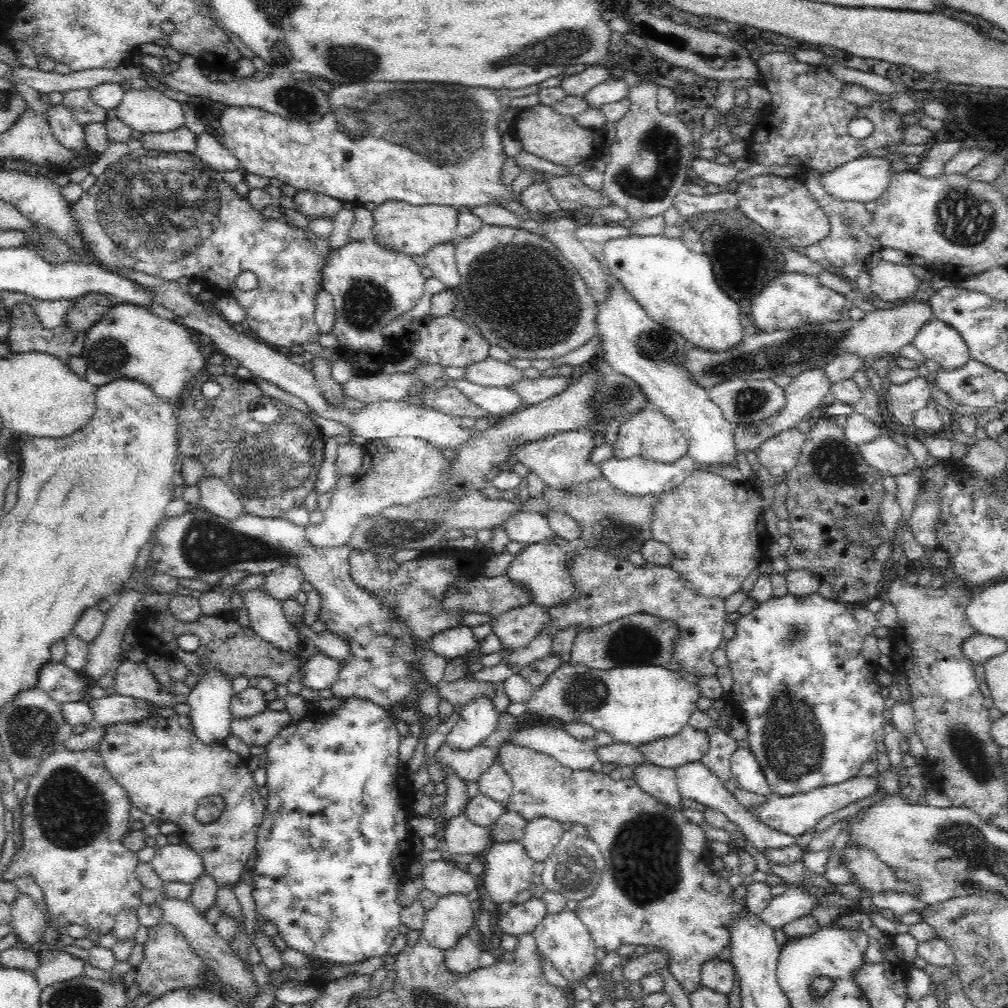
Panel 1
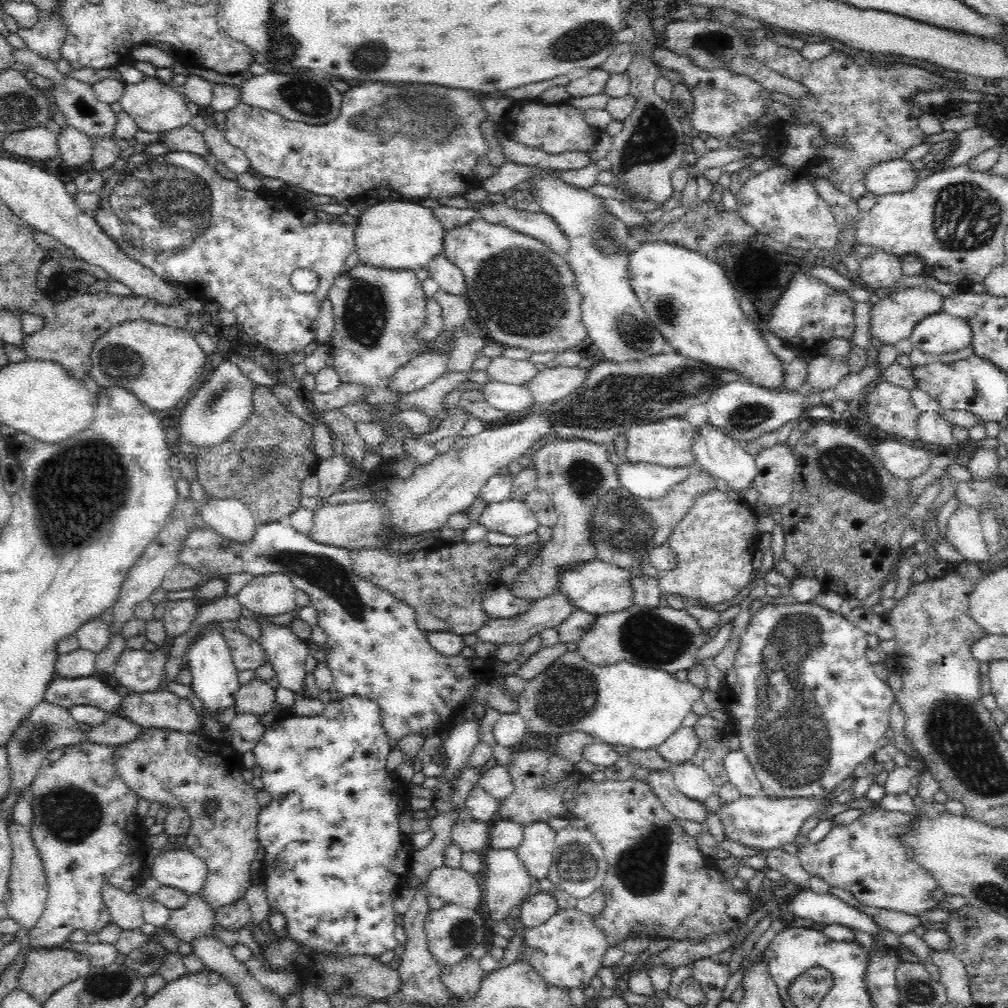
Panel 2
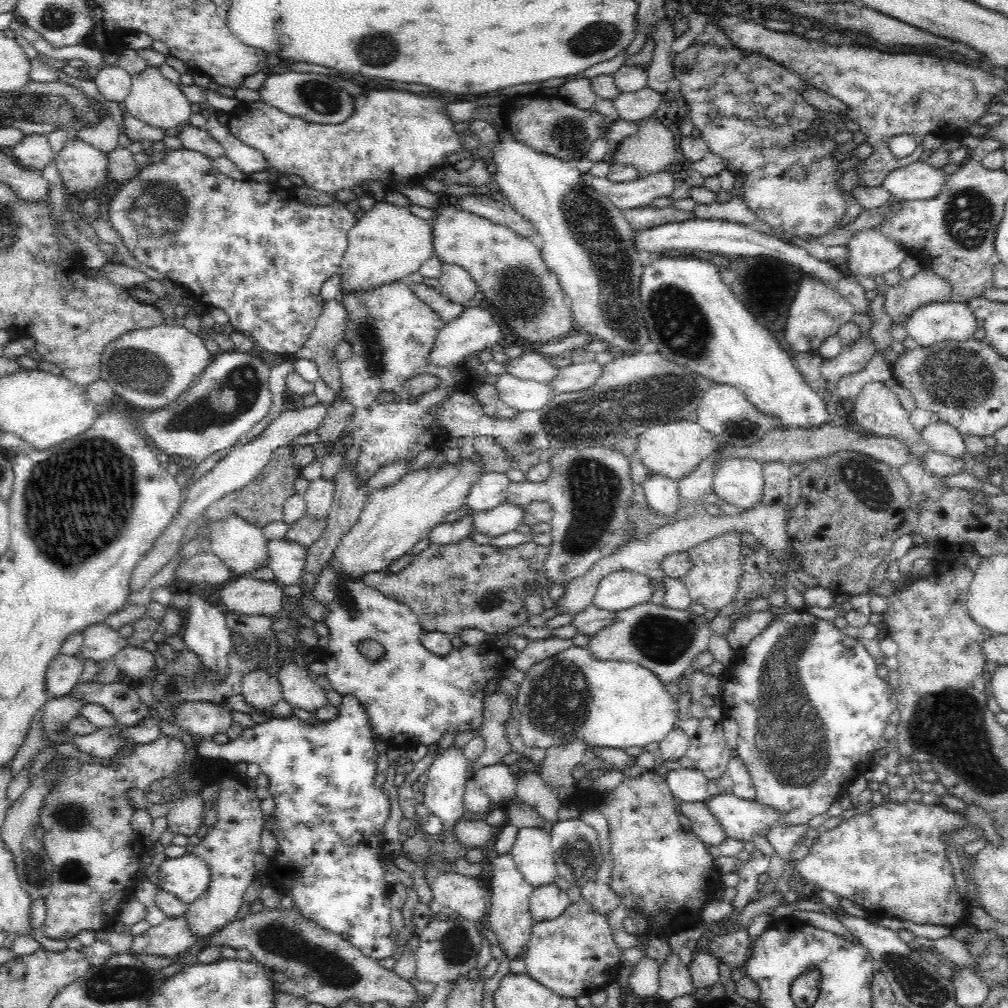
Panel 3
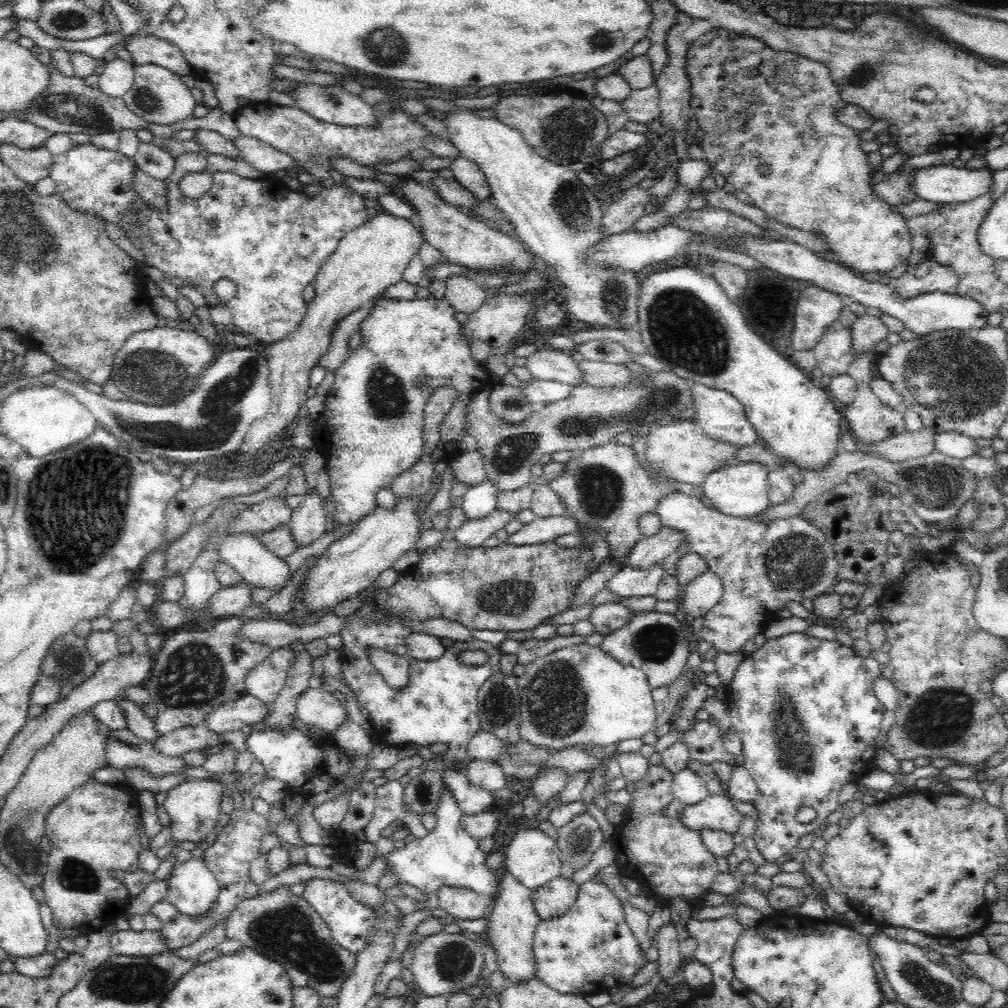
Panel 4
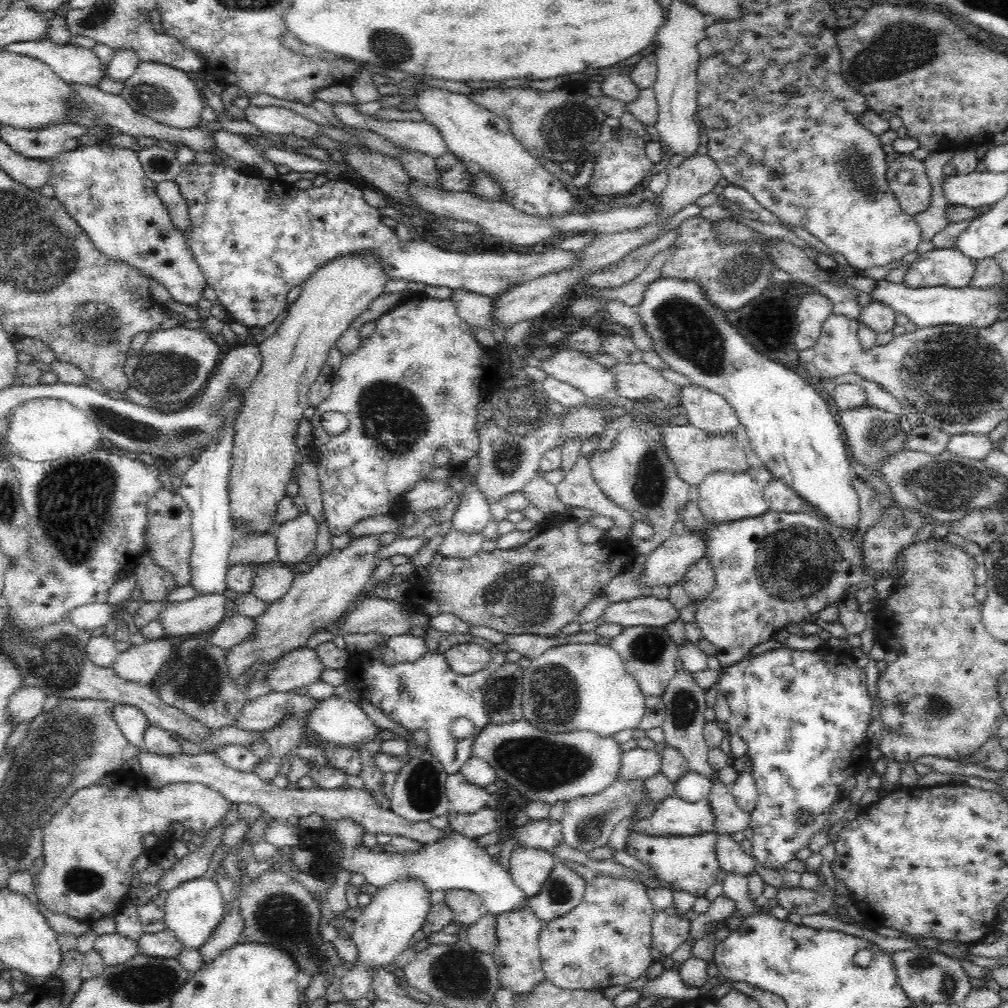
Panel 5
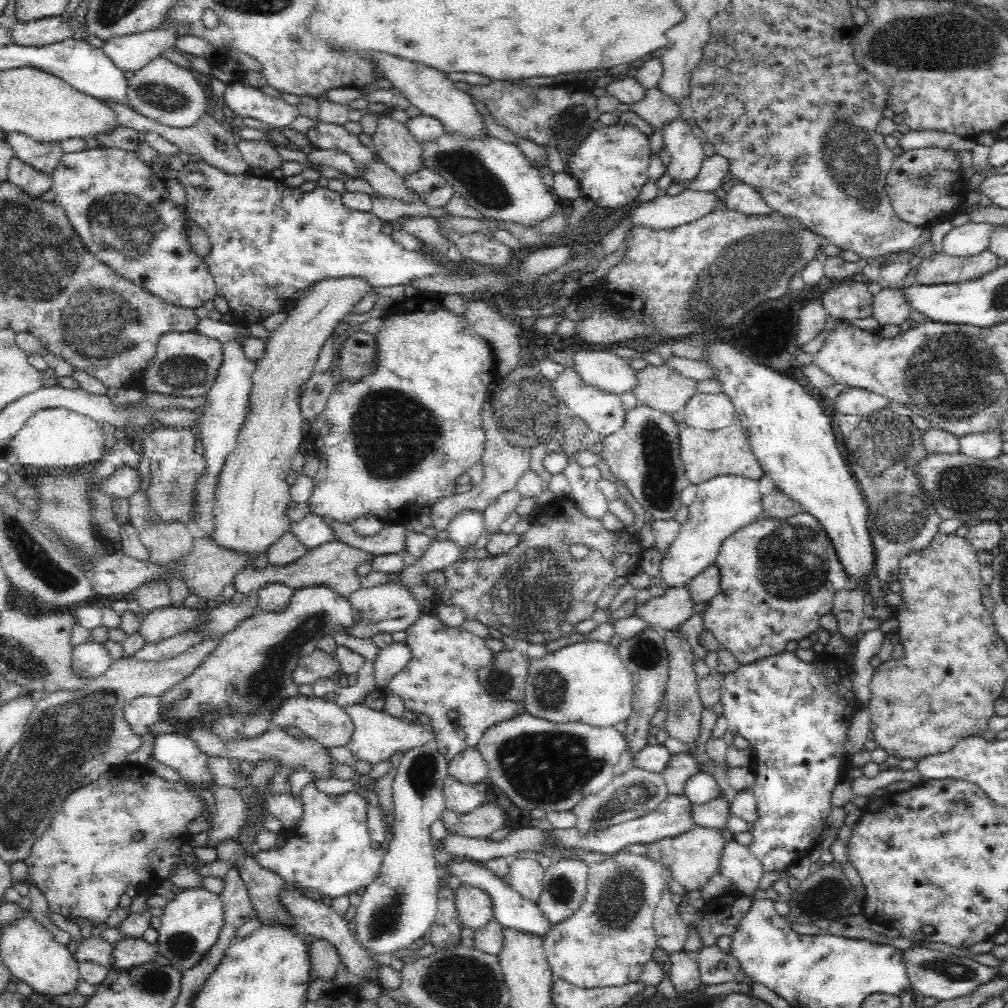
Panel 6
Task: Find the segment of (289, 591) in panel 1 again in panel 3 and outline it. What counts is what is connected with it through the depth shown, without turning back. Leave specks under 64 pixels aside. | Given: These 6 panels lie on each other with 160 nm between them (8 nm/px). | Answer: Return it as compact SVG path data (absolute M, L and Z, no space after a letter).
M237 576L220 592L222 603L232 613L271 617L287 610L284 586L278 581L262 581Z

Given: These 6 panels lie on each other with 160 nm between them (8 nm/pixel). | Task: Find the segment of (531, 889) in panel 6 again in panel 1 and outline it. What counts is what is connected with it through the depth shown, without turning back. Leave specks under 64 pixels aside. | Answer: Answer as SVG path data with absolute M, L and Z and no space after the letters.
M540 816L527 821L521 841L525 851L534 863L543 862L548 854L554 850L564 833L561 822L546 816Z

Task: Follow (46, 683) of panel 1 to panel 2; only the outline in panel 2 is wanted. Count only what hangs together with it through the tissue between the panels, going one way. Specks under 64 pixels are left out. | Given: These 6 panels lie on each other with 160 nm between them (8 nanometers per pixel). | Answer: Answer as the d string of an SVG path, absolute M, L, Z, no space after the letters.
M54 676L44 690L44 700L66 707L90 705L114 715L122 697L99 676L66 678Z

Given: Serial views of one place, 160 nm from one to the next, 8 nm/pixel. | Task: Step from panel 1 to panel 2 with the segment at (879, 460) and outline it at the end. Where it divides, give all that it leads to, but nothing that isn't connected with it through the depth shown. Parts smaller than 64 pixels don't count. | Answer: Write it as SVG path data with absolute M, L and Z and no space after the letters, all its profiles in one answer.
M884 439L872 445L884 469L904 480L916 478L928 468L932 457L926 448L920 444L910 446L892 439Z

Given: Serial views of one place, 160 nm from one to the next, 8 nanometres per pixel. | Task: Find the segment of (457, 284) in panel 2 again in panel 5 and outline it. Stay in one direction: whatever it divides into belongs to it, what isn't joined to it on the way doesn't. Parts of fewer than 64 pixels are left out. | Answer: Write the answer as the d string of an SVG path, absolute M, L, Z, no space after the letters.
M462 288L452 289L450 297L457 315L470 326L488 329L493 299Z

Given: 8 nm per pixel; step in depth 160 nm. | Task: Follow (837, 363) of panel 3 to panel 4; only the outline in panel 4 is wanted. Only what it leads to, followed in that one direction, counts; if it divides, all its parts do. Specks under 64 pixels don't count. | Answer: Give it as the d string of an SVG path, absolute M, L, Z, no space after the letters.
M870 314L857 317L850 329L852 355L855 357L860 353L875 353L874 349L878 343L886 340L889 333L886 325L876 315Z

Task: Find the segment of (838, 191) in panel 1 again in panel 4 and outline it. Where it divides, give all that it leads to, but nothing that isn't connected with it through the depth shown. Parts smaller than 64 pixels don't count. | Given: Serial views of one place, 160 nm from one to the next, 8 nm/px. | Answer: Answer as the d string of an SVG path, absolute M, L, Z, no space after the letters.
M932 165L914 169L909 186L916 194L917 199L930 203L968 203L991 188L992 176L990 171L983 168L971 170L952 165Z

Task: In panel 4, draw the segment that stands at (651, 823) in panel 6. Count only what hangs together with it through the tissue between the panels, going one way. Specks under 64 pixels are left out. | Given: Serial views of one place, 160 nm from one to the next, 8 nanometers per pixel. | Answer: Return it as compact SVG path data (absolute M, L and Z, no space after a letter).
M709 794L698 804L685 805L681 823L690 830L714 828L733 835L739 831L741 820L745 816L738 811L729 796Z

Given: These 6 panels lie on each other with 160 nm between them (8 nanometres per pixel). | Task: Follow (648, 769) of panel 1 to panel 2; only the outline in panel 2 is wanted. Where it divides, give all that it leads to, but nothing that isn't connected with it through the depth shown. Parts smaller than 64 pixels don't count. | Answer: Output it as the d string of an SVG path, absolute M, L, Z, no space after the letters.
M666 768L662 770L652 770L646 777L646 783L650 785L654 793L664 807L668 809L678 819L694 820L694 822L704 822L706 812L709 809L704 803L690 800L681 792L678 792L674 784L673 774Z

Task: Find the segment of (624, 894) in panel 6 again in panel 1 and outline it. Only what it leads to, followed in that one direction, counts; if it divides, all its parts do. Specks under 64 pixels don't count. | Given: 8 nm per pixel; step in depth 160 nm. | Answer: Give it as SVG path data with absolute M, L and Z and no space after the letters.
M562 910L554 914L547 914L534 928L533 935L537 944L537 950L540 950L560 974L568 980L570 985L577 985L597 973L599 964L594 952L597 946L588 934L588 929L582 924L582 921L576 916L574 911Z

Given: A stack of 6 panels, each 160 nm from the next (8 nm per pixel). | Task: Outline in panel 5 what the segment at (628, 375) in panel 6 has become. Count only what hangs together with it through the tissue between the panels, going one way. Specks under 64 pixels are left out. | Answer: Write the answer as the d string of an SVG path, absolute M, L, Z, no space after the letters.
M558 349L548 358L540 360L540 368L546 376L568 383L582 391L588 399L612 396L616 379L605 366L586 357L576 349Z

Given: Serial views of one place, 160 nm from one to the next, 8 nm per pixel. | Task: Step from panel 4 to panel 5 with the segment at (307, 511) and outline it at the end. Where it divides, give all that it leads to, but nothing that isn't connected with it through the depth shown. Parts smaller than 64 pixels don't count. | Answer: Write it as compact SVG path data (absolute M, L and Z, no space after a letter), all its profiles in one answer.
M299 512L294 520L275 527L278 561L299 565L314 549L319 522L308 512Z

